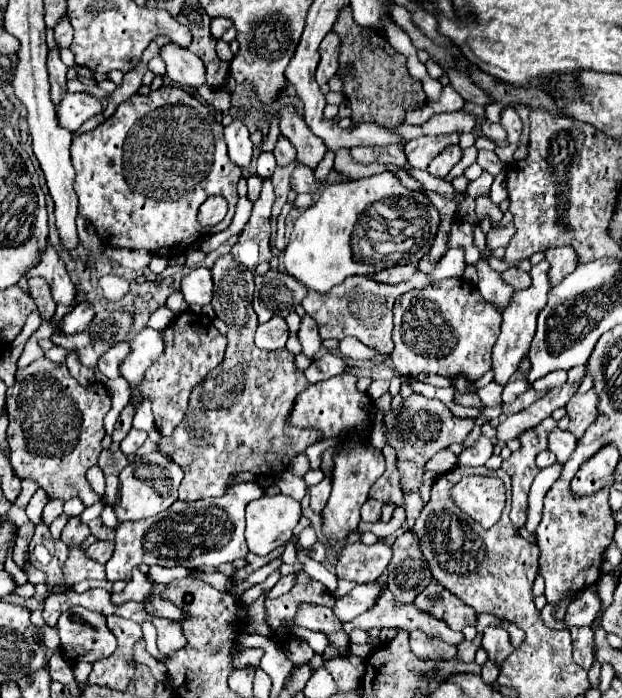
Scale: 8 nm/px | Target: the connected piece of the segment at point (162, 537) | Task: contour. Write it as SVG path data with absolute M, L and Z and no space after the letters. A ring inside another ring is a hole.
M257 482L233 484L225 496L207 498L199 502L175 502L165 512L143 518L139 522L121 522L115 536L115 552L105 564L107 580L127 580L131 570L139 564L157 564L157 566L183 566L193 570L201 564L219 566L225 562L235 562L247 556L245 544L245 506L251 500L263 496Z

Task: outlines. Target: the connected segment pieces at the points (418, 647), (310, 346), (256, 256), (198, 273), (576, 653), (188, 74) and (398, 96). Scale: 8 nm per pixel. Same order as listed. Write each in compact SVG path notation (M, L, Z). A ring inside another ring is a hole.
M413 630L413 632L409 632L409 636L411 636L413 654L423 658L423 660L427 660L427 658L449 660L449 658L457 656L457 648L447 644L447 642L443 642L441 638L431 638L421 630Z
M311 316L301 318L301 326L299 326L297 334L299 334L299 340L303 344L303 354L305 356L313 356L321 348L321 338L319 338L315 320Z
M263 178L263 188L259 194L259 200L253 204L253 214L249 222L245 224L243 232L239 234L239 242L233 246L231 254L235 254L235 260L247 266L251 272L255 266L261 262L271 262L271 246L269 246L269 216L271 216L271 206L273 206L275 194L273 194L273 184L271 178Z
M199 266L189 274L185 274L181 280L181 292L187 304L199 304L199 306L209 304L211 292L213 292L213 280L211 280L209 268Z
M571 626L571 638L573 638L573 660L589 670L593 666L593 630L591 626Z
M167 44L161 50L161 58L167 64L167 76L177 82L181 88L193 88L205 84L205 66L203 62L191 54L187 48L177 44Z
M351 8L343 10L339 22L335 22L333 32L341 38L341 66L351 64L353 70L345 76L345 96L351 102L353 124L375 122L377 126L397 126L409 110L415 110L427 102L421 82L413 80L405 66L405 56L397 54L385 36L375 30L361 28L351 14Z

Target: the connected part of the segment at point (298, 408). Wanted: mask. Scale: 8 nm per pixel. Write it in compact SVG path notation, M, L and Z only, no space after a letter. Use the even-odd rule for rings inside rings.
M349 372L333 376L325 382L309 386L295 402L291 412L291 424L299 428L319 428L323 430L323 438L331 438L337 434L347 434L353 430L363 430L369 426L369 414L371 414L371 398L357 390L357 378Z

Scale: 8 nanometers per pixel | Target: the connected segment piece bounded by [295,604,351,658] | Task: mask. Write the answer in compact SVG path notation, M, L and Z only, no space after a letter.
M305 604L297 610L295 624L309 628L313 632L323 632L327 636L329 644L339 650L341 658L349 656L349 644L351 644L349 634L343 632L343 622L339 622L339 618L335 618L331 608Z

